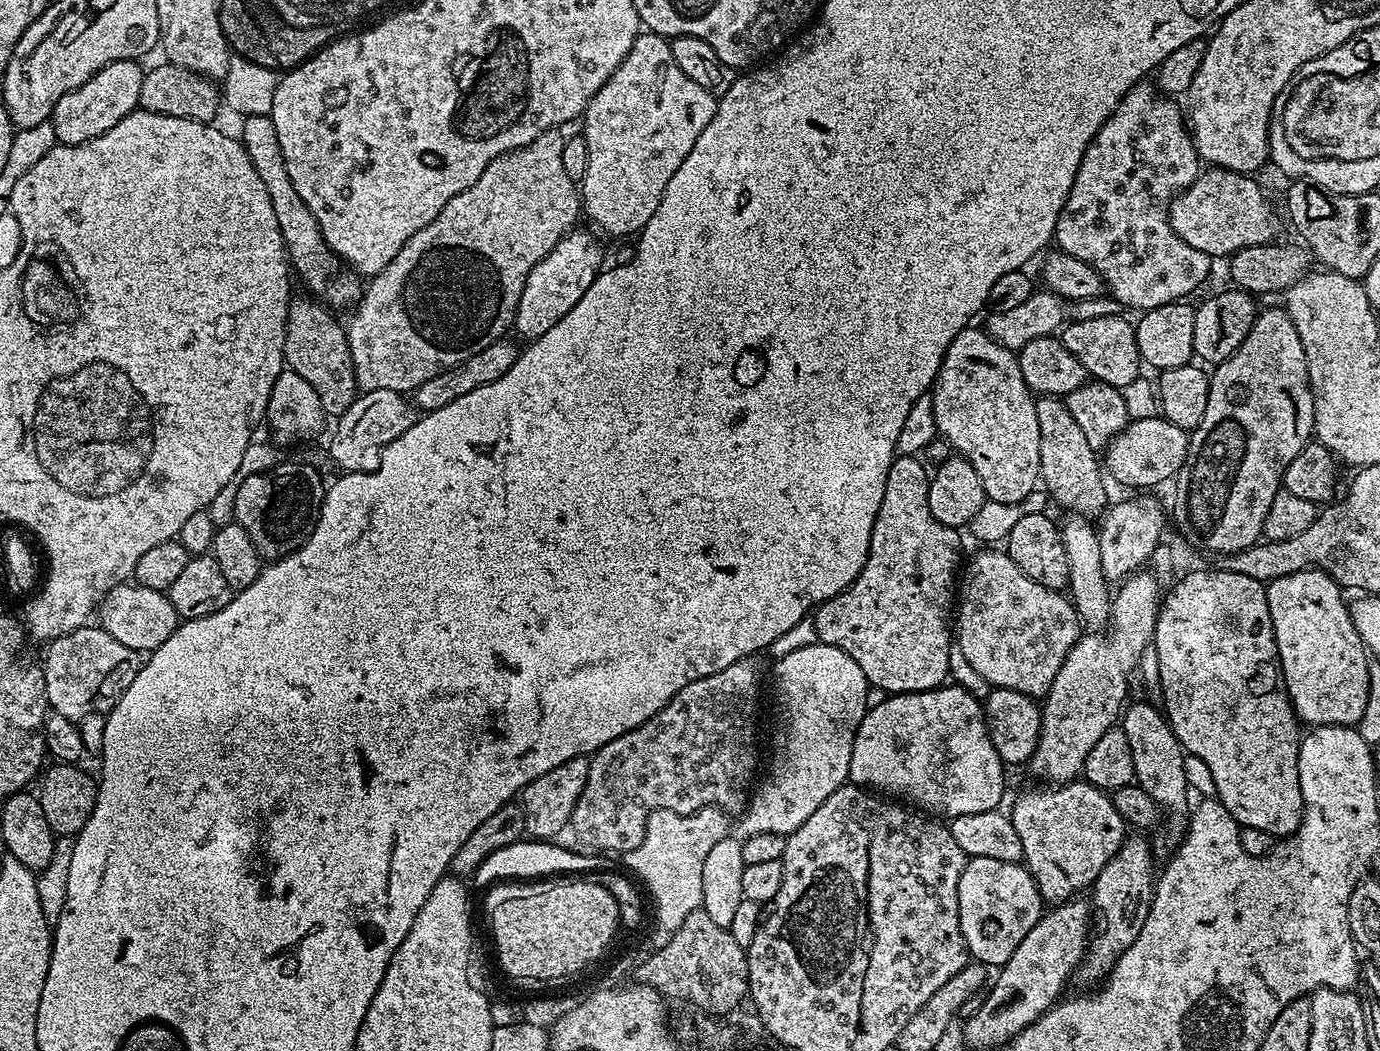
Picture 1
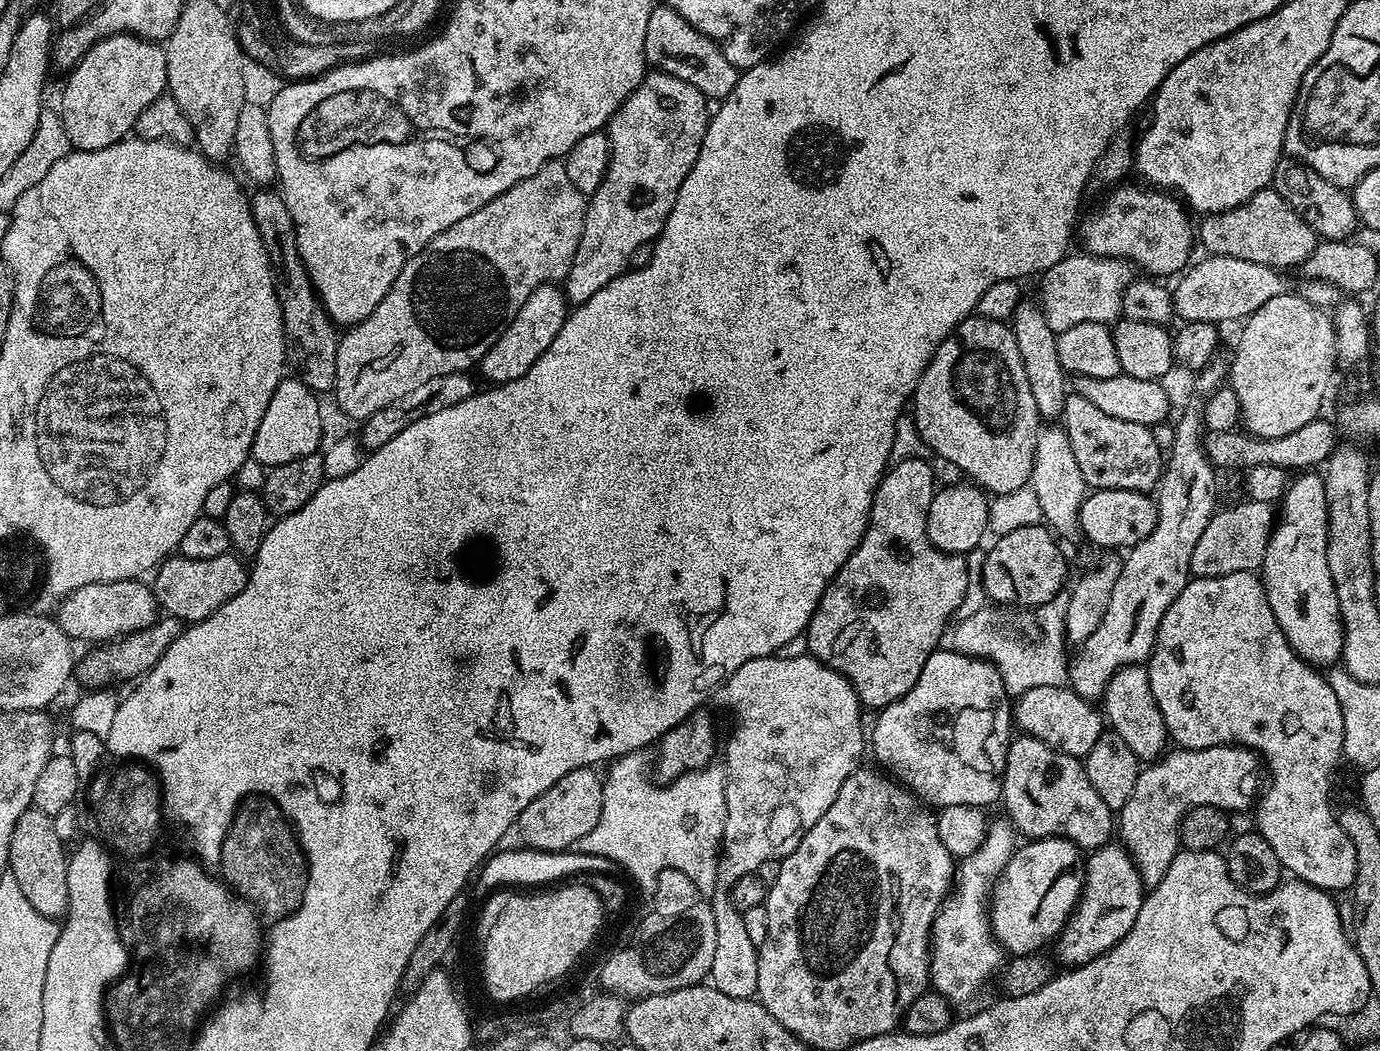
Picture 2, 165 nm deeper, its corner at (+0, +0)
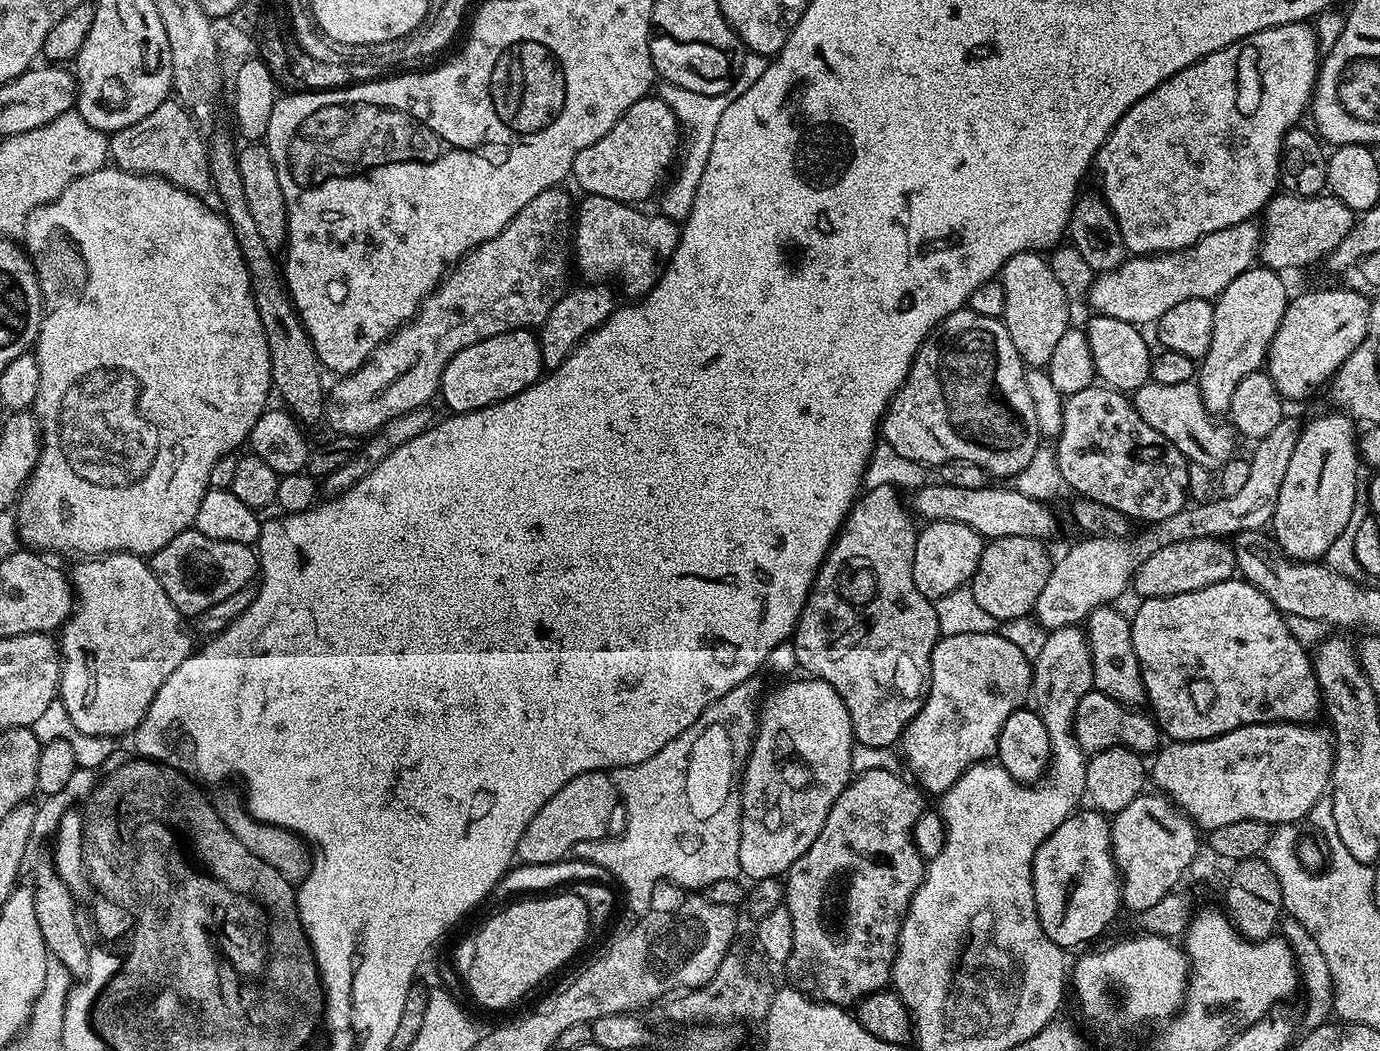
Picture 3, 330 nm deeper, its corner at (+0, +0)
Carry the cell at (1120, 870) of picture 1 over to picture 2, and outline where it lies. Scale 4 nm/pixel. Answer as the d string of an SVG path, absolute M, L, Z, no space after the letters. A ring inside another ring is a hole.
M1219 744L1172 751L1141 767L1126 806L1118 809L1119 843L1128 849L1148 890L1166 878L1170 862L1181 851L1180 822L1191 808L1214 806L1229 814L1249 811L1262 791L1262 760L1251 748Z

